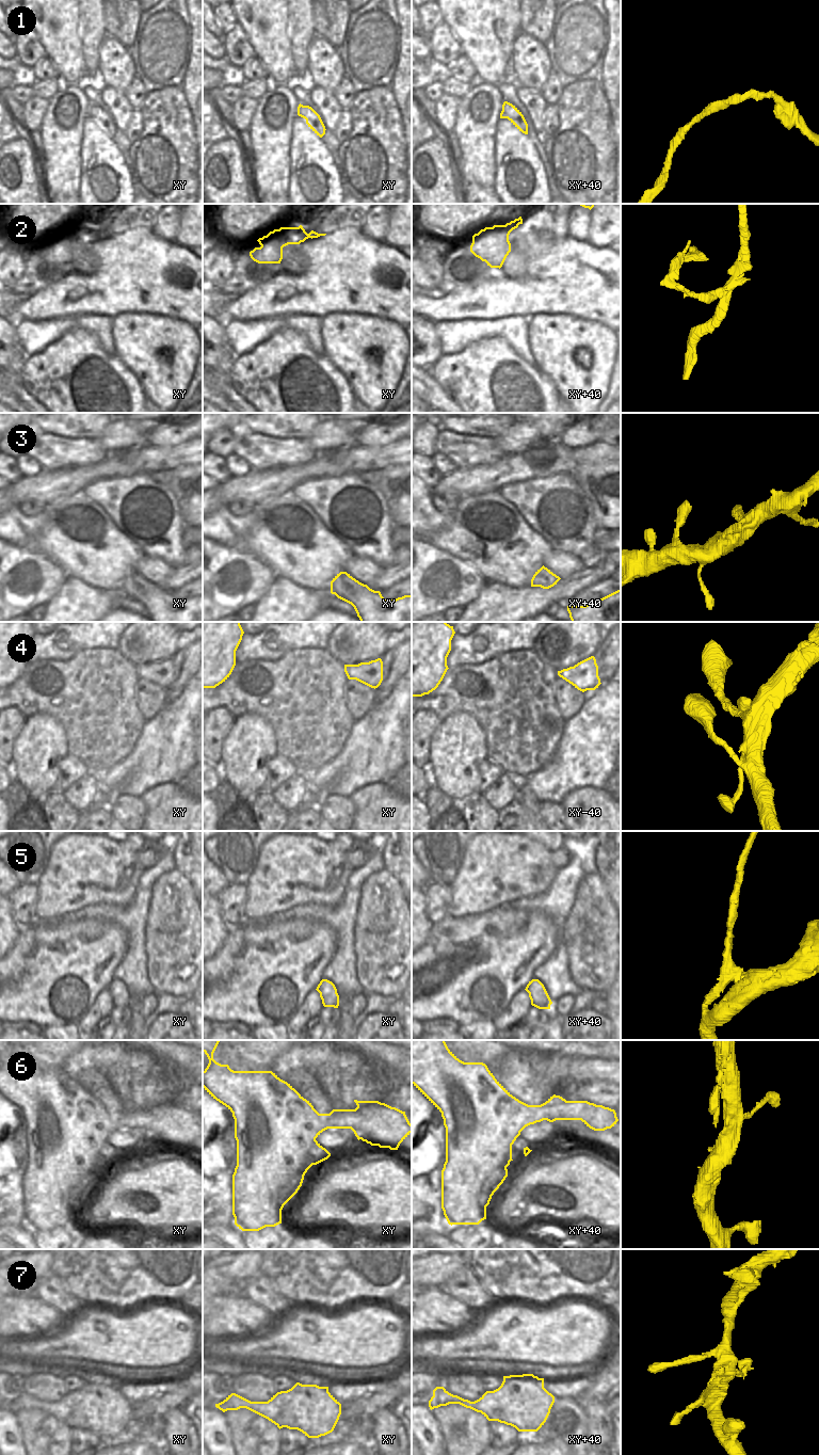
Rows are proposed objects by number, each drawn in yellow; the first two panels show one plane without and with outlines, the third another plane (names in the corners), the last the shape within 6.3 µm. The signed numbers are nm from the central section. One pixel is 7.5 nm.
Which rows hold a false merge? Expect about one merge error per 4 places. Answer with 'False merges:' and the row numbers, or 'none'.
False merges: 2

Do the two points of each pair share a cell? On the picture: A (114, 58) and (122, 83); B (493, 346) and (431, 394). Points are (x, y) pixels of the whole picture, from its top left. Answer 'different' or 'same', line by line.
A: same
B: different

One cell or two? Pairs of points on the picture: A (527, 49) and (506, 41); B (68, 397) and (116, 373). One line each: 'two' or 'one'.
A: two
B: one

